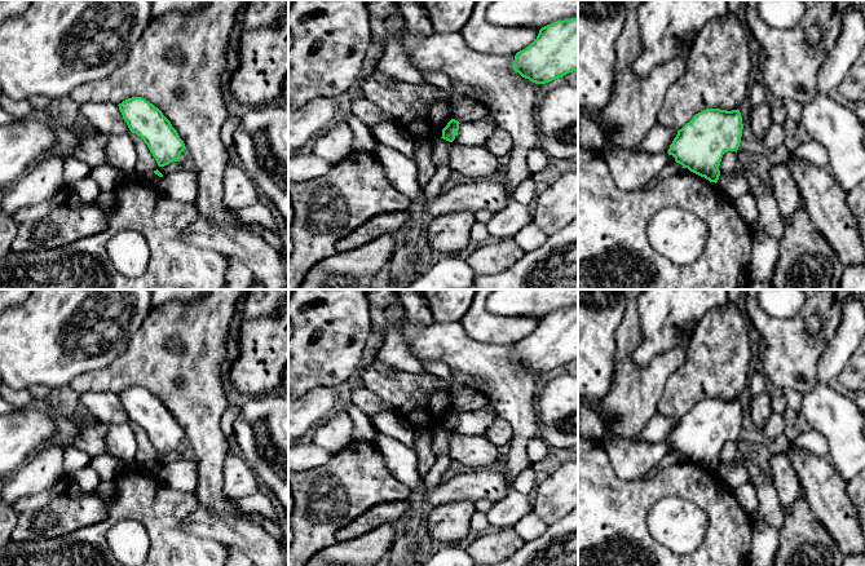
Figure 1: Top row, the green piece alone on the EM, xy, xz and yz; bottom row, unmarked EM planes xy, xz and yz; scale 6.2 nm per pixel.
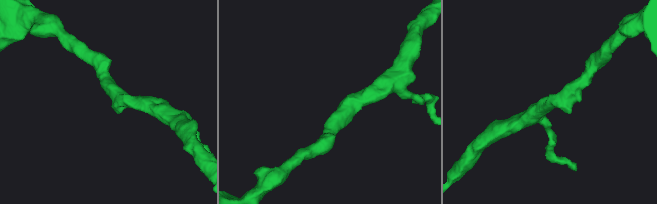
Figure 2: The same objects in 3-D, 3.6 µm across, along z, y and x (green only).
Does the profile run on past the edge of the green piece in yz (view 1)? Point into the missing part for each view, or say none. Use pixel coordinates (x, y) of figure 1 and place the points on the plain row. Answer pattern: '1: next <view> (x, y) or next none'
1: next none

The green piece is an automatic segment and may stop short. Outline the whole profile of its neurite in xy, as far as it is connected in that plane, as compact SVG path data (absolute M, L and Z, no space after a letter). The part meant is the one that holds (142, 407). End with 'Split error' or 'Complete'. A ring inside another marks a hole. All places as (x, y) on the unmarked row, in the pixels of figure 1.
M142 386L128 388L118 395L129 420L144 429L159 456L178 451L185 433L158 397Z. Complete

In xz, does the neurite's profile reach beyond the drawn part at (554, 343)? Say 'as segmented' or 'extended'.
as segmented

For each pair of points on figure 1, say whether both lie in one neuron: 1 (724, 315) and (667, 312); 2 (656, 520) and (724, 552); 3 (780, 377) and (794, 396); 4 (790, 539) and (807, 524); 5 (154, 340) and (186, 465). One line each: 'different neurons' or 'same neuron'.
1: different neurons
2: different neurons
3: different neurons
4: same neuron
5: different neurons

